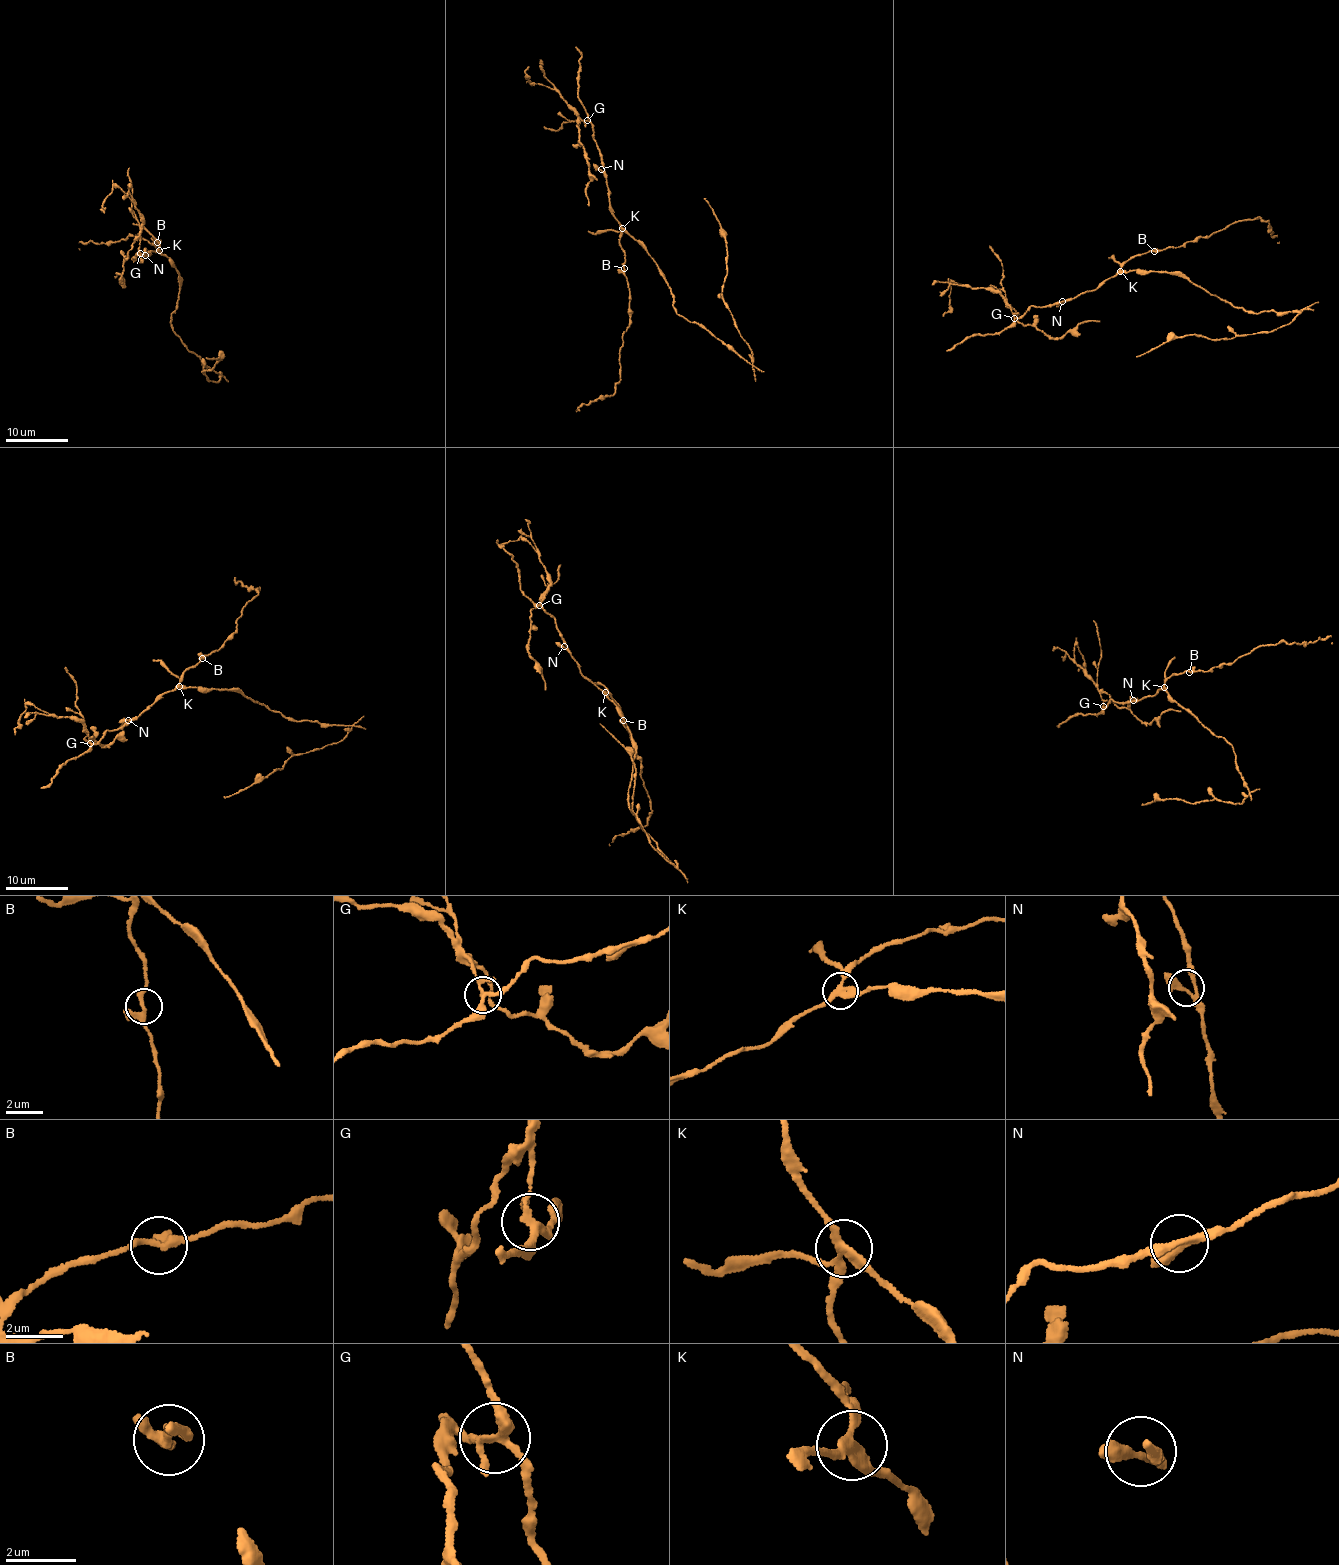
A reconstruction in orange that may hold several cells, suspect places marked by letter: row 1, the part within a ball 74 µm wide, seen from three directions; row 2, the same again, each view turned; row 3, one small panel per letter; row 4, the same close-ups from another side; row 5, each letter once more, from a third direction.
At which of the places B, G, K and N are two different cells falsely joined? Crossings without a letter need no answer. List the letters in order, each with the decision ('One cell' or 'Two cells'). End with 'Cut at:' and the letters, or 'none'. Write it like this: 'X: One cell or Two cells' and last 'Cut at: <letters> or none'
B: One cell
G: Two cells
K: Two cells
N: One cell
Cut at: G, K

